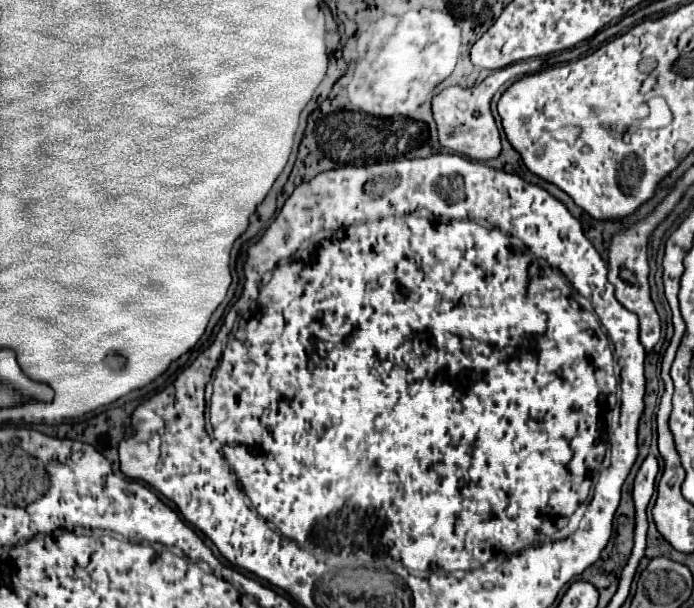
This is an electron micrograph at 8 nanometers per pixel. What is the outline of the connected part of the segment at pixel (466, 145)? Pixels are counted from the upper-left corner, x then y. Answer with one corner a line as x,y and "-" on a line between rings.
530,60
512,64
512,66
502,68
502,70
496,70
480,86
472,86
472,88
450,86
450,88
444,88
440,94
436,94
434,100
432,100
432,114
434,114
434,120
436,120
440,144
444,148
456,152
456,154
462,154
462,156
466,154
472,160
482,162
482,160
496,158
501,152
502,144
499,129
496,128
494,116
490,112
490,100
492,100
494,92
506,80
518,76
520,72
530,72

